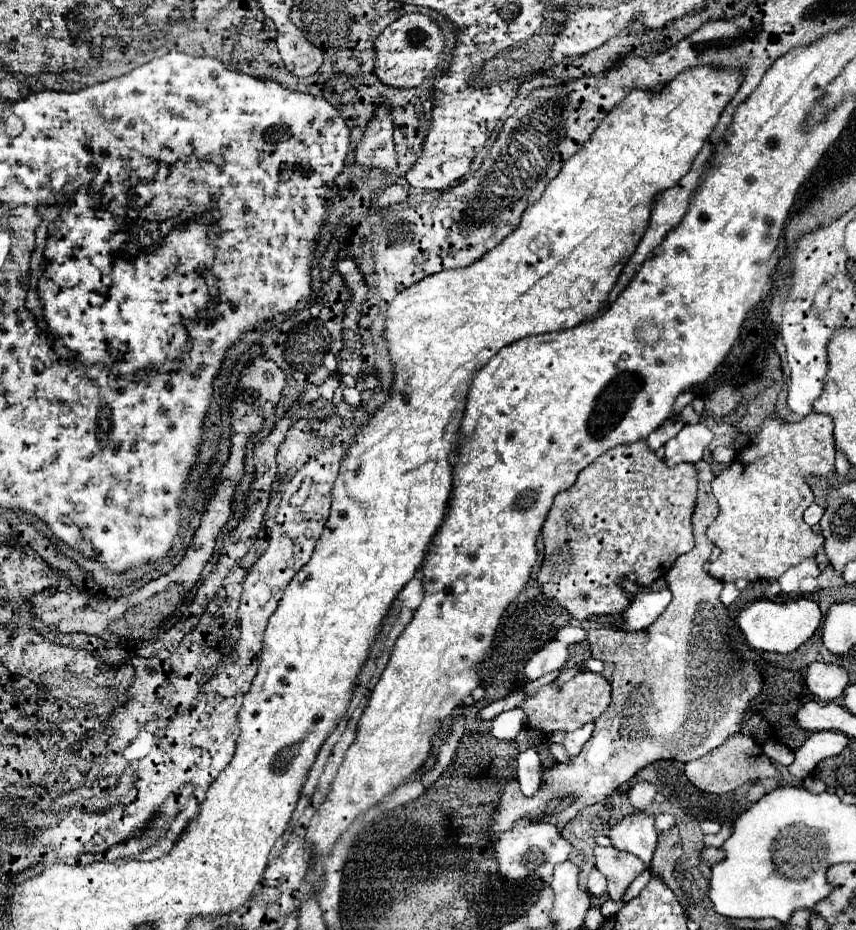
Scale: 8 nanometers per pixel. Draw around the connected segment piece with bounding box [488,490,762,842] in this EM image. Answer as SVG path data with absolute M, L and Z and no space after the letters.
M700 490L692 518L696 546L692 552L680 556L664 576L674 598L668 610L654 624L650 624L640 632L622 632L614 628L598 628L586 632L592 658L598 658L602 662L612 662L616 666L610 682L612 702L594 720L596 726L594 734L584 744L578 756L574 756L566 764L558 762L550 768L544 766L540 768L540 788L532 798L520 794L518 780L510 780L504 784L502 796L492 814L492 824L488 826L490 842L500 838L504 830L510 830L516 818L540 818L540 822L552 822L554 826L558 826L558 830L562 830L564 824L576 816L576 812L580 812L584 806L602 802L616 788L626 784L640 768L656 760L680 760L680 762L696 760L706 752L710 752L712 748L720 746L726 738L740 732L752 700L758 698L758 694L762 692L762 676L754 666L754 662L742 660L734 652L728 636L728 608L720 602L722 582L712 578L704 570L704 564L708 562L708 556L714 548L714 544L706 536L706 528L708 524L714 522L718 514L720 514L720 506L714 494Z

